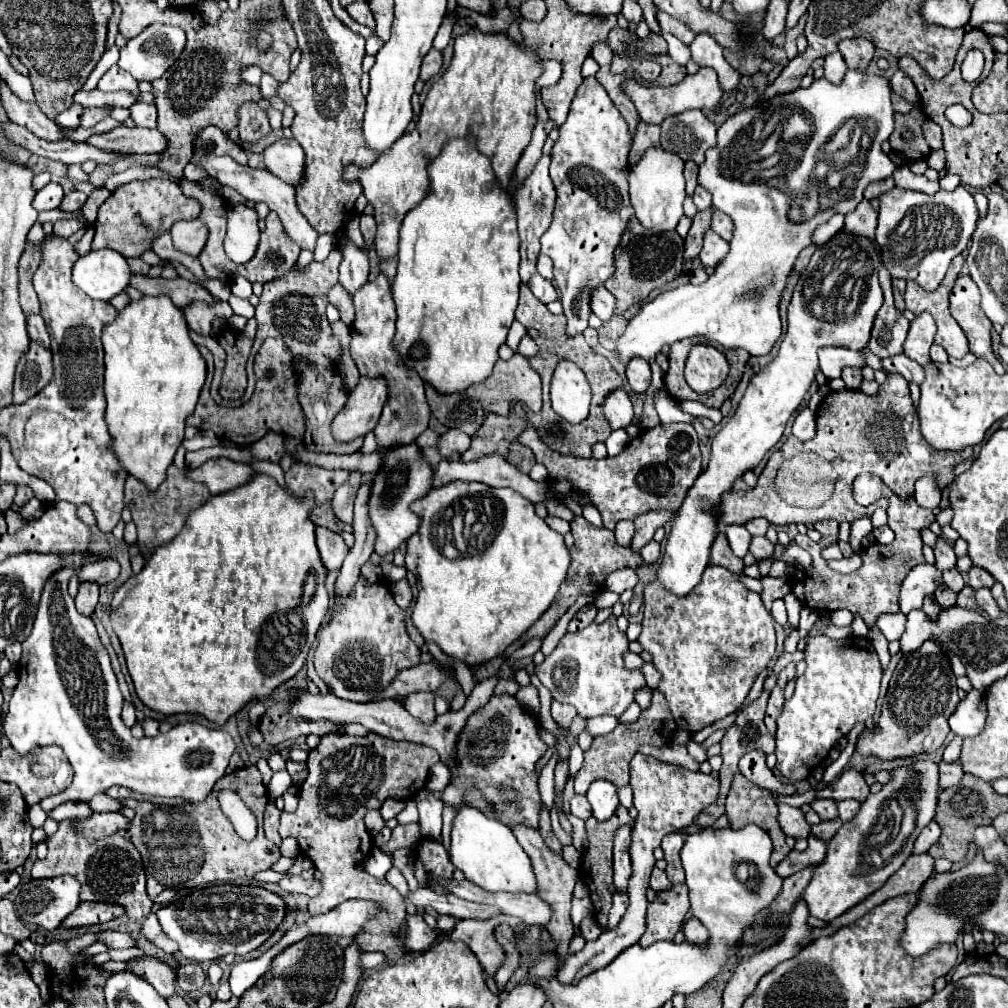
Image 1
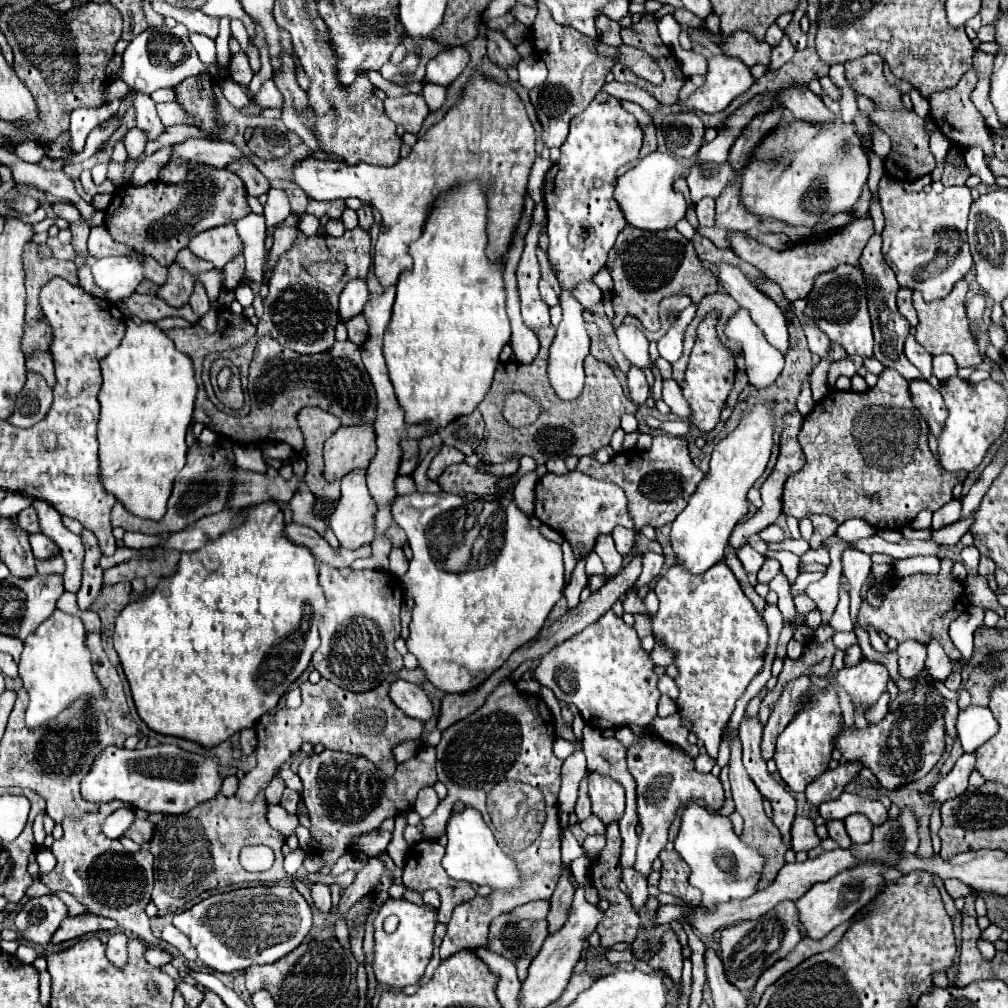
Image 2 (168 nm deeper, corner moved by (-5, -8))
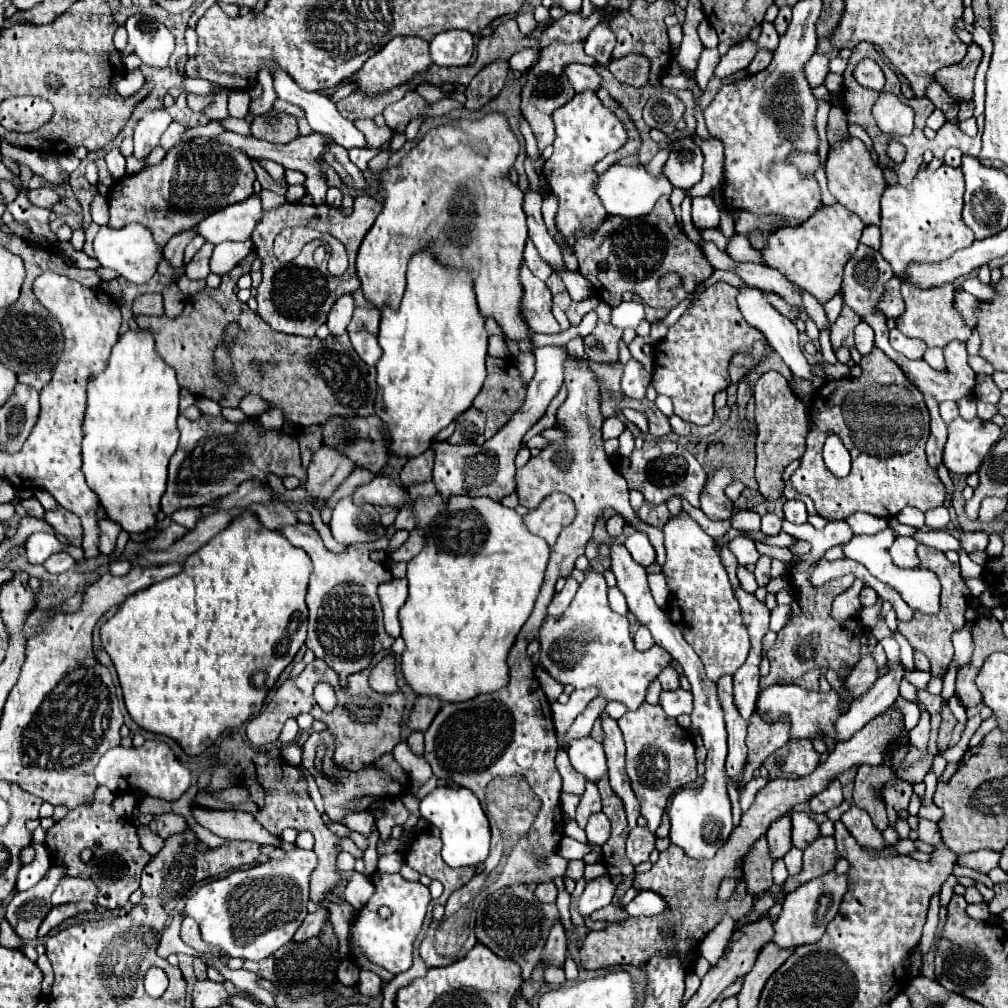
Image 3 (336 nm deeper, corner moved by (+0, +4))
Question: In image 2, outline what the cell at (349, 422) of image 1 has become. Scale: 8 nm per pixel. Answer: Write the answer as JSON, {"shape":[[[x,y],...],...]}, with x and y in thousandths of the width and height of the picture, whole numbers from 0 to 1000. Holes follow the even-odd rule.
{"shape":[[[368,422],[338,424],[322,439],[322,475],[328,479],[342,473],[346,467],[364,465],[372,447],[372,428]]]}

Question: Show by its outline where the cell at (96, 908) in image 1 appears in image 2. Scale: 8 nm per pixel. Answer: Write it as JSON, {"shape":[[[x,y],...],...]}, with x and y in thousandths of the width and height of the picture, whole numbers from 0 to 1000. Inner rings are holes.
{"shape":[[[92,906],[74,908],[74,910],[68,908],[63,914],[63,920],[59,920],[59,924],[51,930],[51,936],[63,936],[66,932],[74,932],[74,930],[80,930],[80,928],[86,928],[86,926],[92,926],[92,924],[98,924],[98,922],[112,924],[114,920],[116,920],[114,914],[102,912],[102,910],[92,908]]]}

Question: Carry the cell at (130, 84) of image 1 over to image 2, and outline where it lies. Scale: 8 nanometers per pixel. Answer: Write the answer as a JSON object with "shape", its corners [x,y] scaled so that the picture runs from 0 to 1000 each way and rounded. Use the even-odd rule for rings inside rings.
{"shape":[[[136,92],[132,98],[132,104],[136,108],[136,126],[146,134],[146,140],[158,138],[158,134],[164,130],[164,124],[160,122],[160,118],[154,110],[152,98],[148,94]]]}

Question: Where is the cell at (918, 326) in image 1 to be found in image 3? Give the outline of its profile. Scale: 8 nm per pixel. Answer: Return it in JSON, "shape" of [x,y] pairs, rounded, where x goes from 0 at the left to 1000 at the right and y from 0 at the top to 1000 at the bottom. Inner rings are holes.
{"shape":[[[885,326],[885,328],[883,328],[883,342],[885,342],[891,350],[895,350],[895,352],[899,352],[899,354],[903,354],[903,356],[915,356],[915,352],[917,352],[917,348],[919,348],[919,340],[917,340],[917,338],[913,338],[913,336],[903,336],[903,334],[895,332],[891,326]]]}

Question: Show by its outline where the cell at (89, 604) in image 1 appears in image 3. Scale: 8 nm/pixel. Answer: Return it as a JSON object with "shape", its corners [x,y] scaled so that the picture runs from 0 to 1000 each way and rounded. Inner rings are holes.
{"shape":[[[60,503],[58,507],[48,507],[44,515],[46,515],[48,521],[52,521],[52,525],[58,531],[65,533],[69,543],[81,541],[81,521],[79,521],[79,515],[73,509]]]}

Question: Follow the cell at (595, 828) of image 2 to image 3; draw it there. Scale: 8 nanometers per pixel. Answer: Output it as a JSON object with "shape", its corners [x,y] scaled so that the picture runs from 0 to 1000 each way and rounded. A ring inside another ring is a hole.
{"shape":[[[587,807],[579,824],[581,824],[585,836],[597,838],[597,836],[601,836],[601,832],[605,828],[605,814],[599,807]]]}

